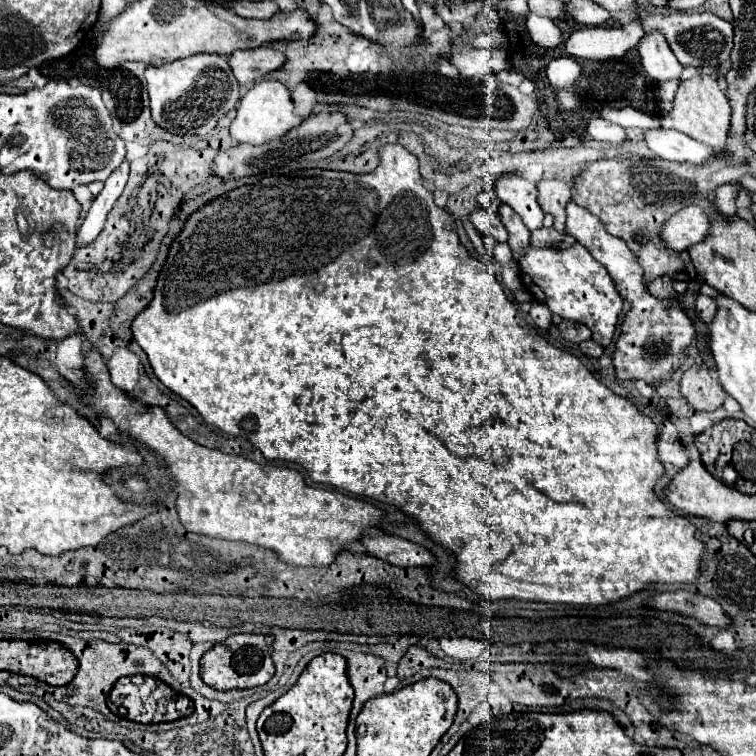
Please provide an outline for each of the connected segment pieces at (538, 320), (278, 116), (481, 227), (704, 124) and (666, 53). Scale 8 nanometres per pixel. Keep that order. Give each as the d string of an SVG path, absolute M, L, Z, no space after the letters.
M533 302L529 314L531 314L533 322L535 322L541 330L549 330L549 328L553 326L553 322L551 322L551 312L549 312L549 308L543 306L541 302Z
M263 80L257 82L243 98L237 110L237 116L231 124L231 136L237 142L247 142L253 146L261 146L265 142L271 142L273 138L281 138L287 134L293 126L301 124L303 118L293 112L293 100L289 90L277 82L277 80Z
M477 208L471 216L469 216L473 228L481 234L481 236L489 236L497 242L507 242L507 230L505 226L501 224L499 216L483 210L483 208Z
M697 74L689 80L681 80L677 94L675 94L673 110L661 118L663 128L673 128L677 132L683 132L683 134L691 136L693 140L713 146L715 150L721 150L725 146L729 122L731 122L729 100L727 100L725 92L721 90L721 86L717 84L717 80L707 74Z
M649 34L649 38L643 36L639 44L639 56L643 70L655 78L657 82L667 82L667 80L679 80L683 66L677 62L675 54L669 50L665 38L661 34Z

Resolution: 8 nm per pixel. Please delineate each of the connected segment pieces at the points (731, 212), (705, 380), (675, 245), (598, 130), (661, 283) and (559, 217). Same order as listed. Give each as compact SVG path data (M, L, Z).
M723 184L717 192L715 192L715 198L711 200L713 206L717 208L717 214L721 218L735 218L737 214L737 208L735 208L735 198L737 198L737 192L741 188L735 186L735 184Z
M691 368L681 378L683 398L697 410L717 410L727 394L707 368Z
M691 204L685 206L685 210L673 214L673 218L669 218L669 222L663 226L661 238L673 250L687 250L689 246L703 242L709 230L711 230L711 222L703 206Z
M603 118L589 120L587 134L589 134L593 140L613 142L613 144L623 144L623 142L627 140L625 128L621 128L621 126L617 126L617 124L611 124L611 122L607 122L607 128L605 128L605 124L603 124L603 128L601 128L601 120L603 120Z
M661 276L661 278L655 278L653 282L649 282L649 292L657 298L675 298L675 290L671 286L671 278L669 276Z
M553 178L553 180L537 182L537 190L539 190L537 202L539 202L541 210L555 218L553 228L559 230L559 232L565 232L563 230L566 221L565 207L567 202L569 202L569 196L571 196L569 186L563 180Z

